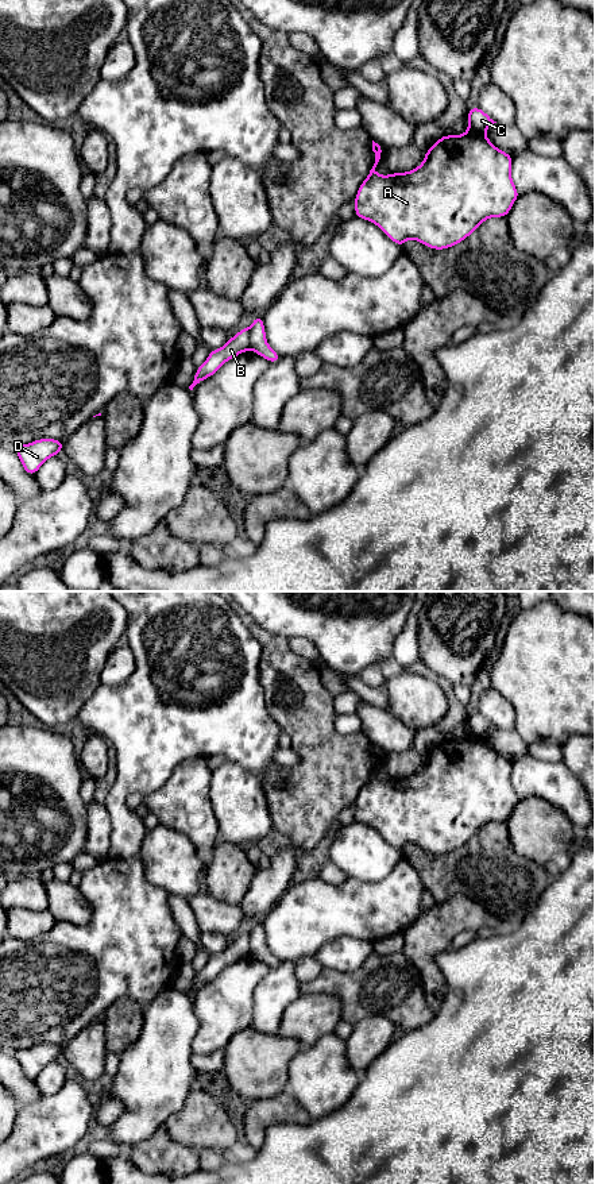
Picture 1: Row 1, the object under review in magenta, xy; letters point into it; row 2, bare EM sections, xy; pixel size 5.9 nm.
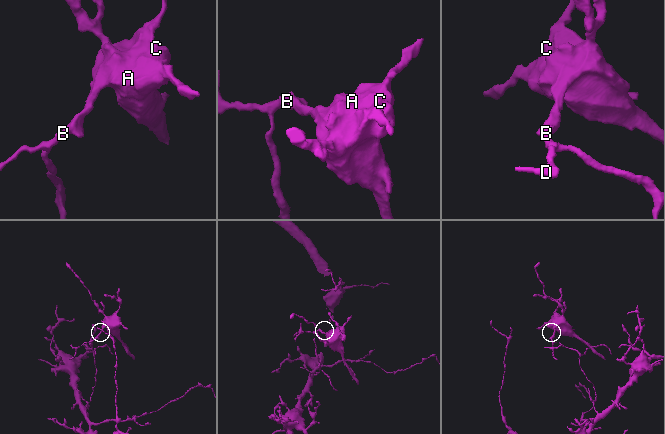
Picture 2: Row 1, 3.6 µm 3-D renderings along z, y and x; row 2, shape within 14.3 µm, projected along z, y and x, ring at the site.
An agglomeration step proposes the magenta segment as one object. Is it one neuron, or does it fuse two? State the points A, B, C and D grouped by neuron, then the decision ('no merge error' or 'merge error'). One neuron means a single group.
A C / B D | merge error

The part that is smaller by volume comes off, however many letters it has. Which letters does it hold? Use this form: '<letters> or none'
A, C

